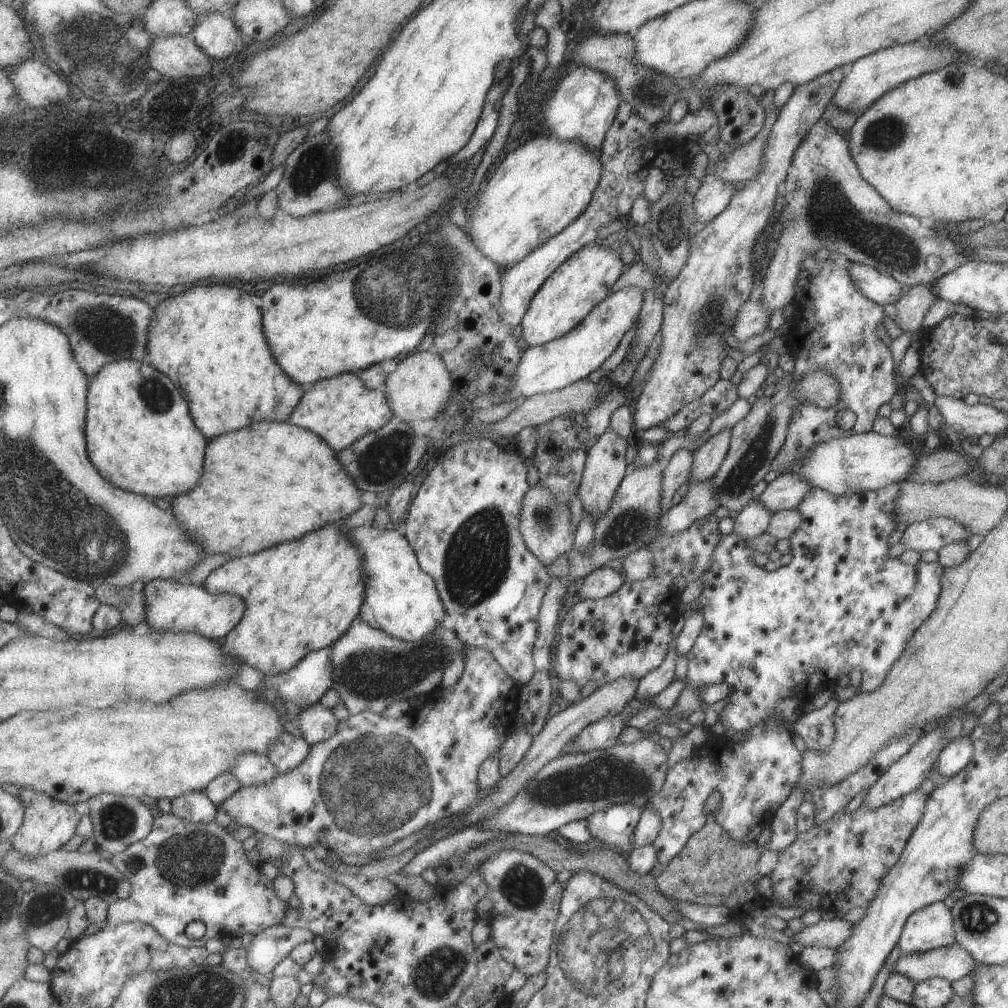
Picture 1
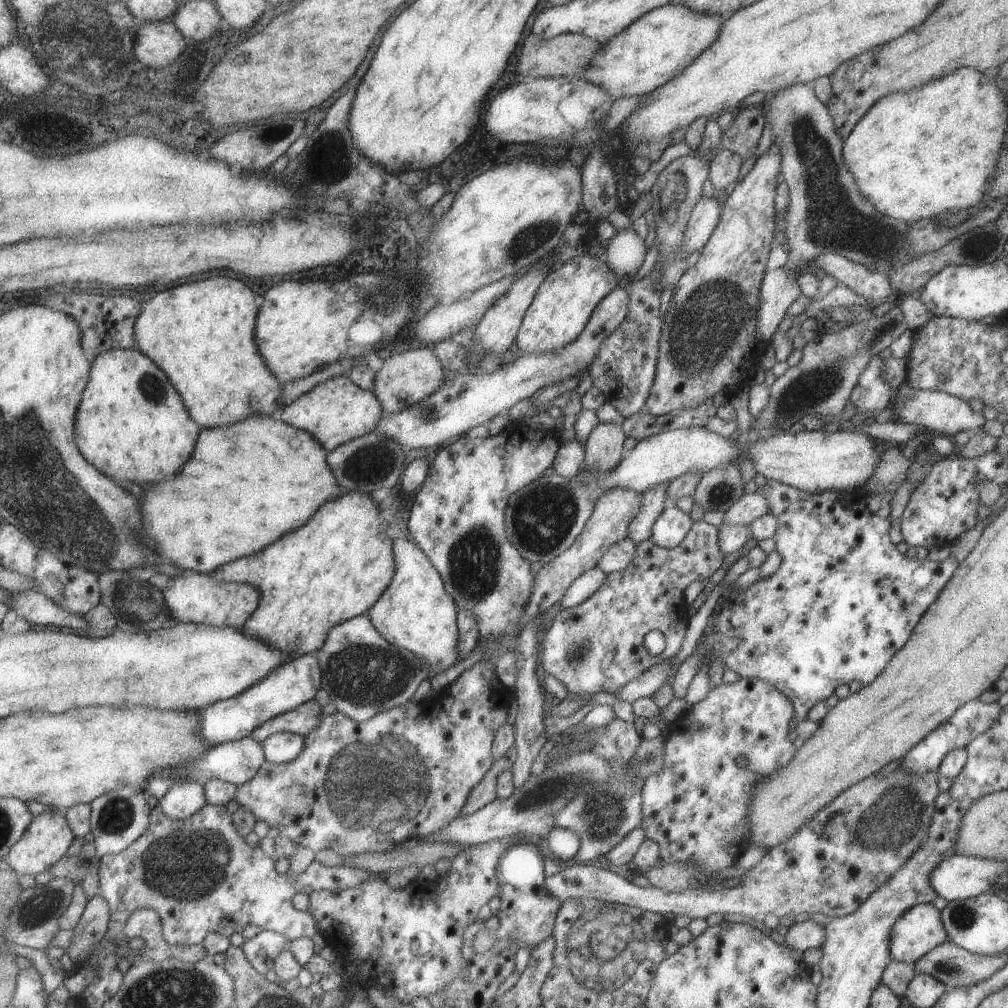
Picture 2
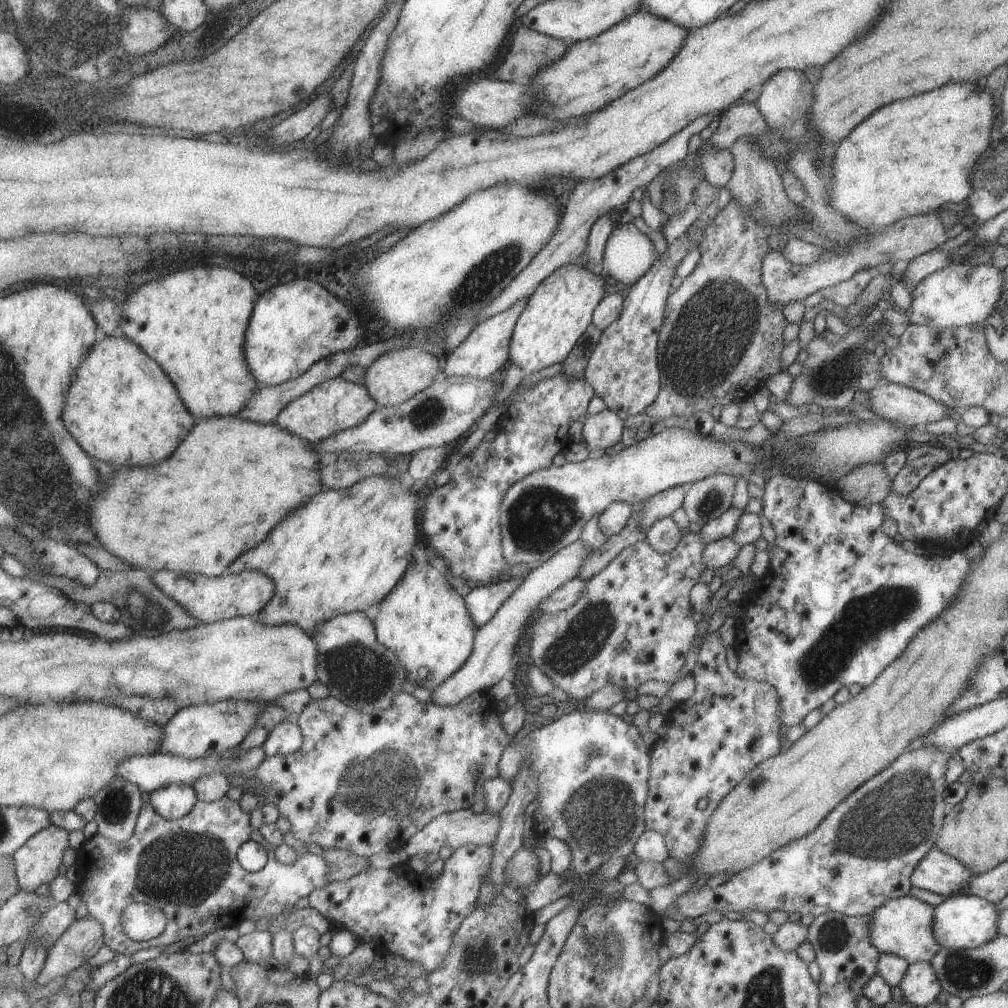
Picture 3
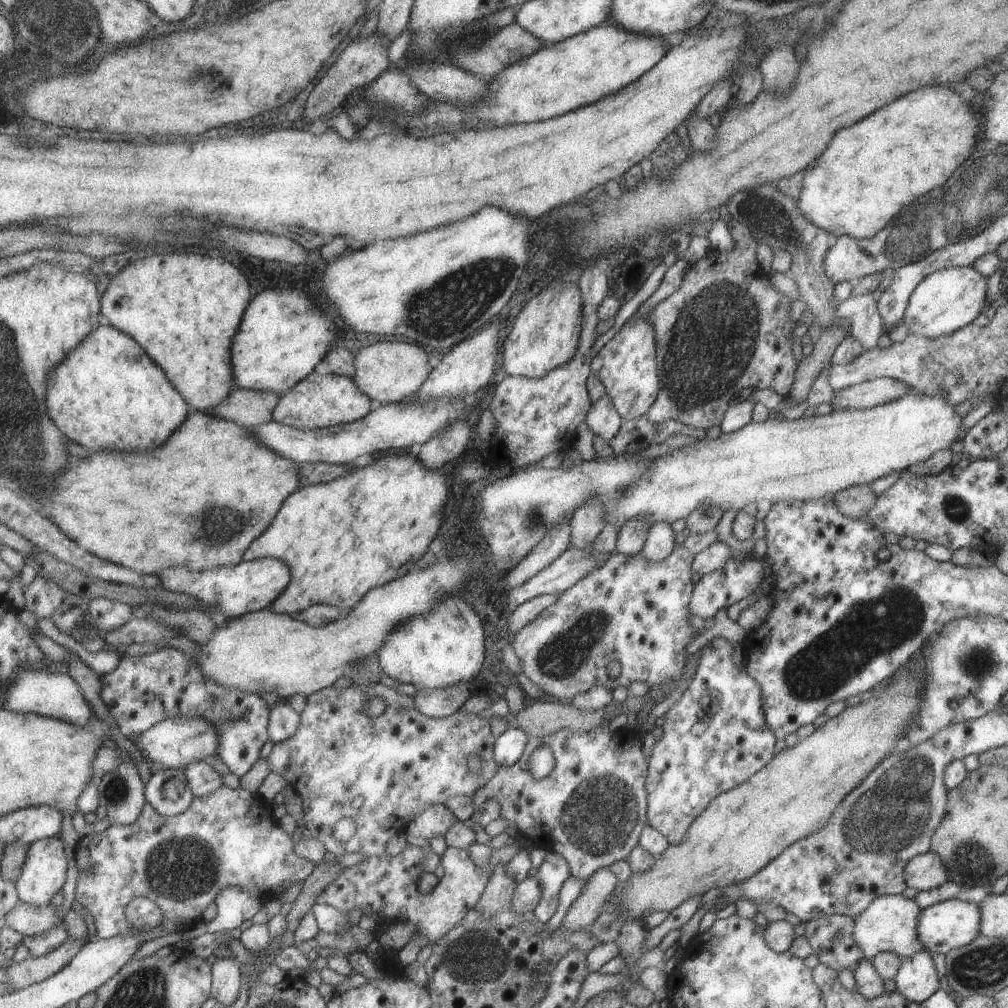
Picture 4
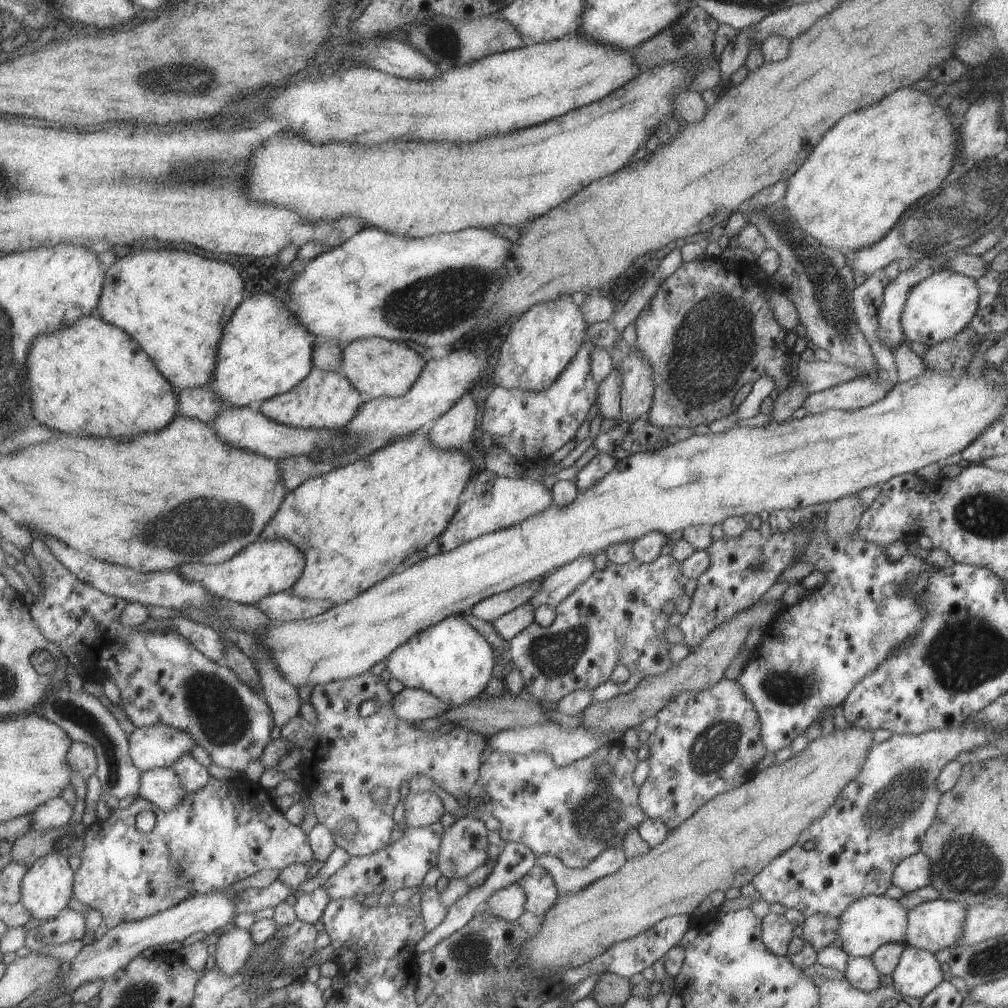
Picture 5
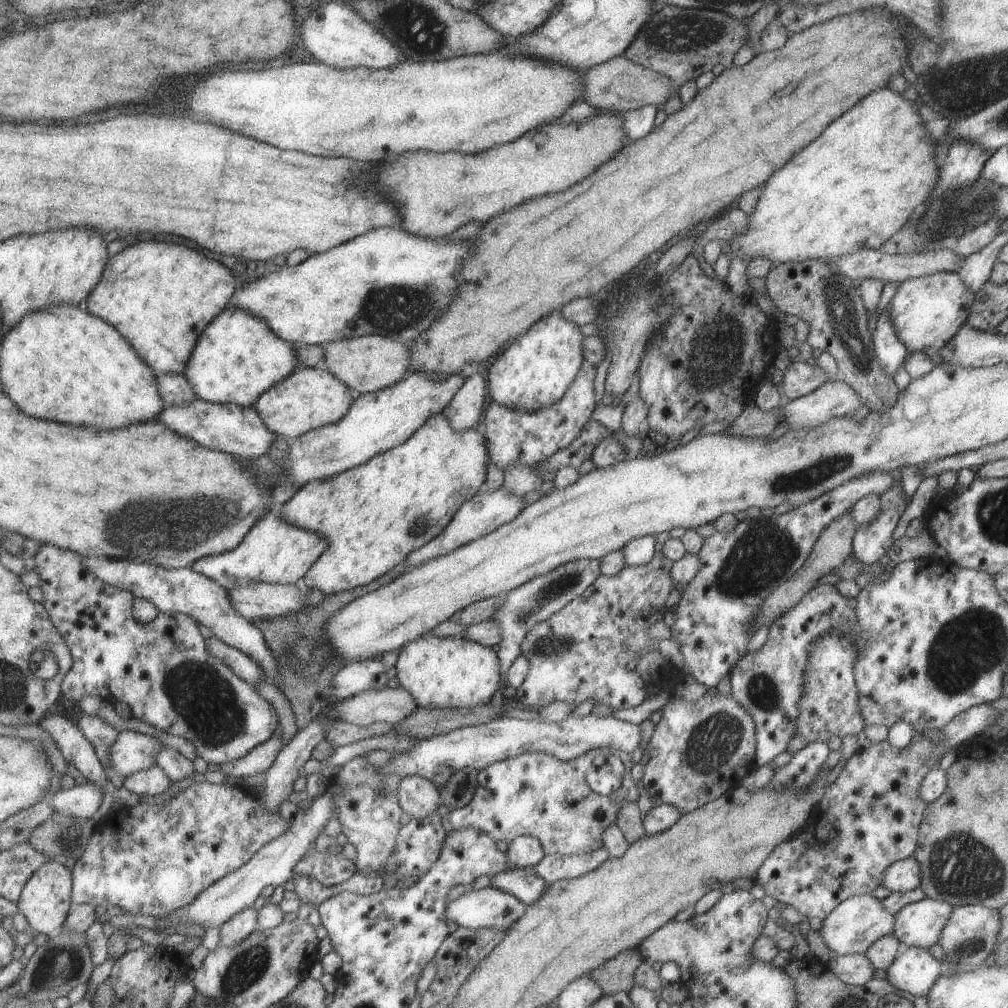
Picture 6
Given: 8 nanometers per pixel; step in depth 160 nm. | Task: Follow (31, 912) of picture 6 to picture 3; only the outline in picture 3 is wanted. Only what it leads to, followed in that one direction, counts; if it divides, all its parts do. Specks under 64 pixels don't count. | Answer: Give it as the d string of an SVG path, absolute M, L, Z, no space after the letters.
M49 825L33 835L14 854L22 889L34 891L63 872L63 856L69 848L69 831Z

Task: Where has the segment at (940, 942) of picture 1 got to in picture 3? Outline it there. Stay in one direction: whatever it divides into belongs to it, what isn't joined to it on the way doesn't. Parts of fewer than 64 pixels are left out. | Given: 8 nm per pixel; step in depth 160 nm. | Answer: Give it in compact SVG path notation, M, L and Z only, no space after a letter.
M908 894L896 899L888 898L872 912L870 941L880 953L904 958L909 964L931 960L941 947L932 933L932 916L933 906Z

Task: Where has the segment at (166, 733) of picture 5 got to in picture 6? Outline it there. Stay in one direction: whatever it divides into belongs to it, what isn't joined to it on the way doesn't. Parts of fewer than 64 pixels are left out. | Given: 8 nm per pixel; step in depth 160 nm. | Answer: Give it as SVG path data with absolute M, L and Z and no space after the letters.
M121 731L111 746L111 762L117 772L129 776L157 765L157 754L164 746L155 736L137 731Z

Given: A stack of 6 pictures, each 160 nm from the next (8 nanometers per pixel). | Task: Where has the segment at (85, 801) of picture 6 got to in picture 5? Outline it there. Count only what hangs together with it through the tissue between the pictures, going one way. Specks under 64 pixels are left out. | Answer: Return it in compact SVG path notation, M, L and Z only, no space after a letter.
M55 797L49 799L33 813L31 829L48 831L52 828L63 827L71 820L73 806L65 802L65 798Z

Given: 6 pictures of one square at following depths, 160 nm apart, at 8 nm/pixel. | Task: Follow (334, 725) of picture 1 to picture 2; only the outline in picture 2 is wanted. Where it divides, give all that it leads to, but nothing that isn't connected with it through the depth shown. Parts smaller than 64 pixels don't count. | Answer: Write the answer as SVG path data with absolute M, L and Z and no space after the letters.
M313 699L292 711L280 714L254 731L258 740L264 741L277 733L297 733L307 736L314 728L321 726L323 720L322 706Z

